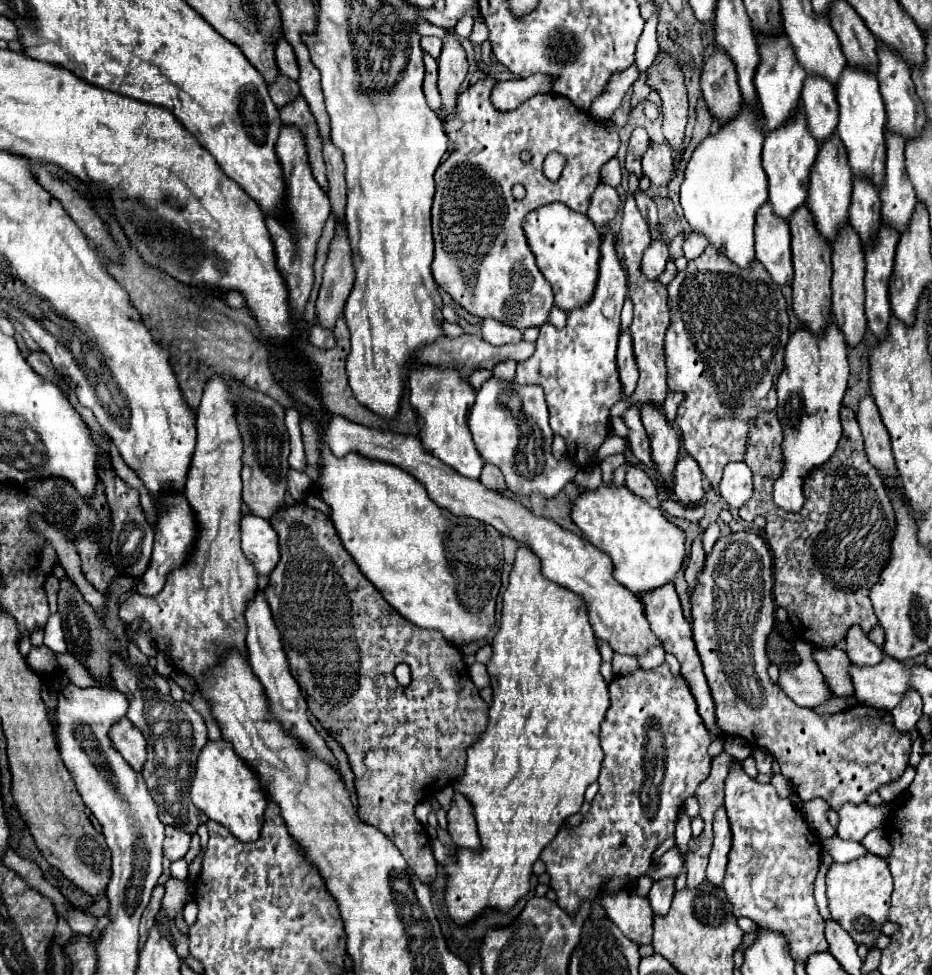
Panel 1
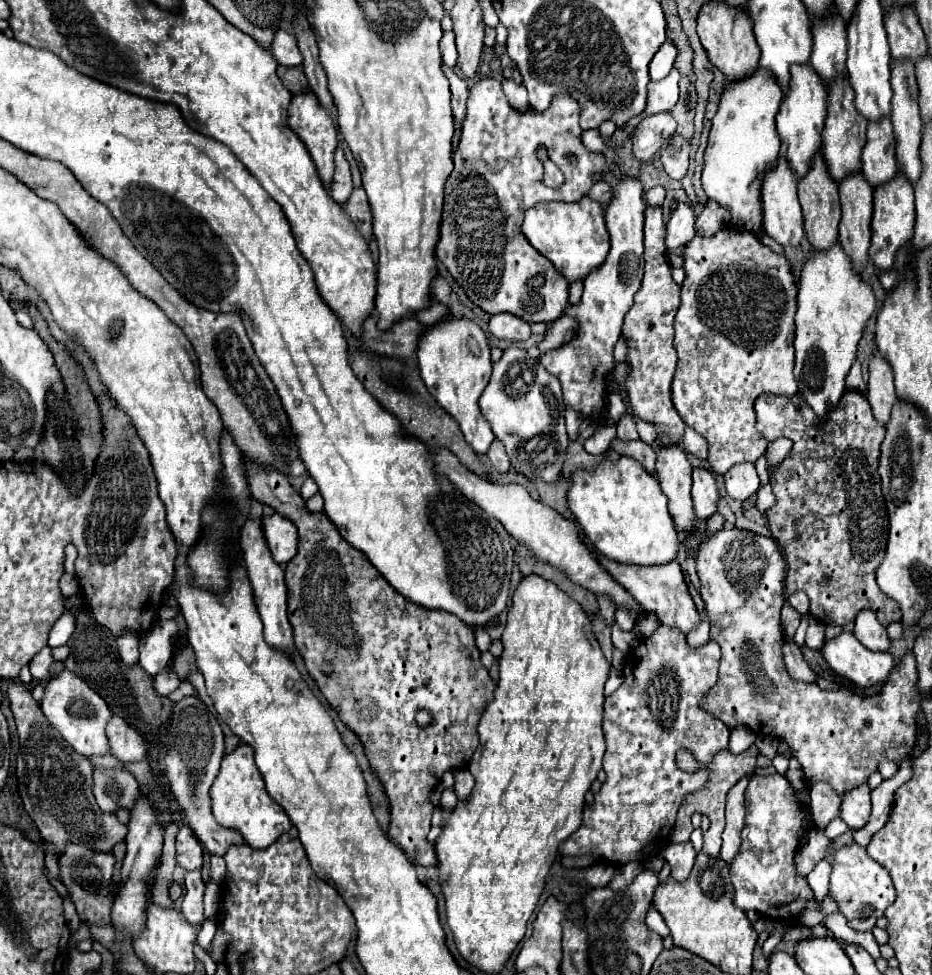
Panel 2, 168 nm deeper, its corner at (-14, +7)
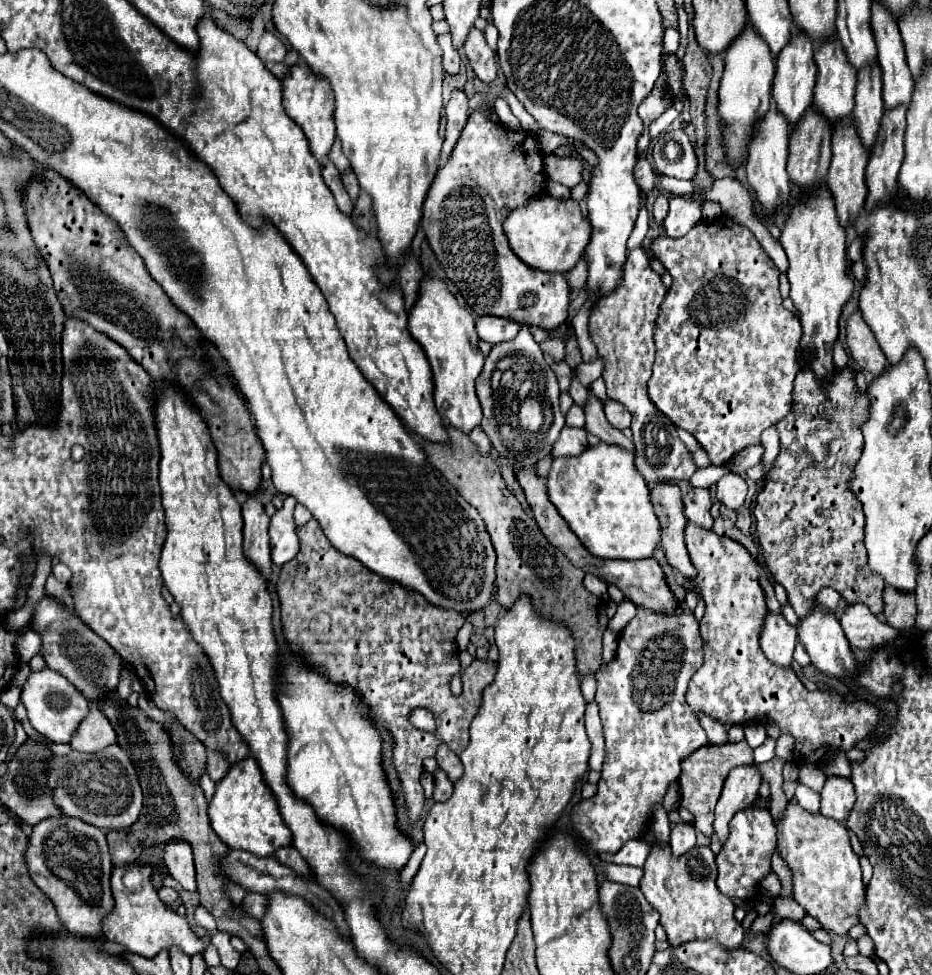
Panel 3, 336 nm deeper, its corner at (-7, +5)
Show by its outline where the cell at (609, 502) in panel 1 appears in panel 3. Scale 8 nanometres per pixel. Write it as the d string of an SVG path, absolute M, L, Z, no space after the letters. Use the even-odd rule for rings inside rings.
M599 442L597 446L587 446L579 456L555 458L547 474L547 494L569 528L577 534L581 544L597 558L651 558L657 542L661 540L659 520L649 500L649 488L643 482L643 476L633 466L633 454L629 450L623 450L621 446L607 446L607 442Z

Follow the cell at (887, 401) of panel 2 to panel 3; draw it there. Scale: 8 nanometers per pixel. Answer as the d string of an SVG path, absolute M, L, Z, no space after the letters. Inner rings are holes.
M859 310L847 320L847 346L855 364L873 372L873 376L879 376L887 366L887 358L881 352L871 328L863 322Z

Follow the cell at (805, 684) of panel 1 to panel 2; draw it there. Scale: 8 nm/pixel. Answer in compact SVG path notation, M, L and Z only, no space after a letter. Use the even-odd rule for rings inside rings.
M786 638L786 644L784 644L784 662L786 662L788 674L794 680L804 682L804 684L816 684L818 674L804 662L804 658L800 654L800 648L792 642L792 638Z

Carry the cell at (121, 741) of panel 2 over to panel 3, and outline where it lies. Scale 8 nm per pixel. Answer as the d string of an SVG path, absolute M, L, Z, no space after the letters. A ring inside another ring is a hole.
M91 708L87 712L87 718L83 718L83 722L75 728L69 746L77 752L97 752L115 742L117 742L117 734L111 722L103 716L101 710Z

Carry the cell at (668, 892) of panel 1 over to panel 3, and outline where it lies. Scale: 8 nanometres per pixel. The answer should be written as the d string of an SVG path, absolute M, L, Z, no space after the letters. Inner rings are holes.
M681 822L681 824L675 824L671 828L671 850L673 850L673 856L681 856L685 852L689 852L693 846L695 846L695 826L689 824L689 822Z

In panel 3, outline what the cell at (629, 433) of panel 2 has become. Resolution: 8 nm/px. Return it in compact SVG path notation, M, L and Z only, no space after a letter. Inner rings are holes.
M609 398L605 400L605 416L607 416L607 420L609 420L615 428L619 428L619 430L627 428L629 422L631 422L631 414L629 414L623 406L619 406L619 402L609 400Z

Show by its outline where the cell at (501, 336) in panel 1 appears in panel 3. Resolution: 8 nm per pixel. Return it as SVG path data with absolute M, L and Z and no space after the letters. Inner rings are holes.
M481 316L477 320L477 334L481 340L485 340L489 344L499 344L499 342L515 338L519 328L521 326L517 322L499 318L499 316Z

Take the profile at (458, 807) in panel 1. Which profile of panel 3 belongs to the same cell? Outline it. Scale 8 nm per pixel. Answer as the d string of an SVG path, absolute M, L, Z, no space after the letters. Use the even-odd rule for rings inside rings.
M439 746L437 754L435 754L435 760L439 764L441 770L447 772L447 776L451 778L451 782L459 780L461 774L463 774L463 766L461 766L461 760L455 752L451 752L447 746Z

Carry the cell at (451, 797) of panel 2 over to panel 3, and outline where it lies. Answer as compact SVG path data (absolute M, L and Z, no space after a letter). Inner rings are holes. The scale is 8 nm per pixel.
M437 768L433 772L433 784L435 784L435 788L433 788L433 800L435 802L445 802L451 798L453 782L447 778L447 774L443 774L441 768Z

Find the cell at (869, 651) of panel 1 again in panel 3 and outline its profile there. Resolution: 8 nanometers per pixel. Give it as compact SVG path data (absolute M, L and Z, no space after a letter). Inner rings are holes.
M851 604L843 610L841 628L851 646L861 650L875 650L883 644L893 643L899 638L899 632L889 624L881 622L867 606Z

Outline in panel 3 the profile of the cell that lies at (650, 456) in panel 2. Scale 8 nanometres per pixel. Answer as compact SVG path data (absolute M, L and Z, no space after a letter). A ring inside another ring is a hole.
M591 394L589 400L585 402L583 410L585 410L585 418L587 418L585 430L587 430L589 434L595 434L599 440L603 440L603 442L607 442L607 444L617 444L617 446L623 446L625 450L631 450L631 452L635 450L633 442L631 442L629 438L625 438L619 430L615 430L615 428L607 422L605 412L603 412L603 402L601 402L599 398L595 398L595 396Z

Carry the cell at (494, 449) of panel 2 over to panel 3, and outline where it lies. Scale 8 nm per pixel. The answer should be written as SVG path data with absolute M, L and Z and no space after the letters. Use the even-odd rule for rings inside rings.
M477 426L475 430L471 430L471 436L469 436L471 440L473 440L473 444L479 448L479 452L481 454L489 454L489 450L491 450L491 442L489 442L489 438L487 438L487 434Z

